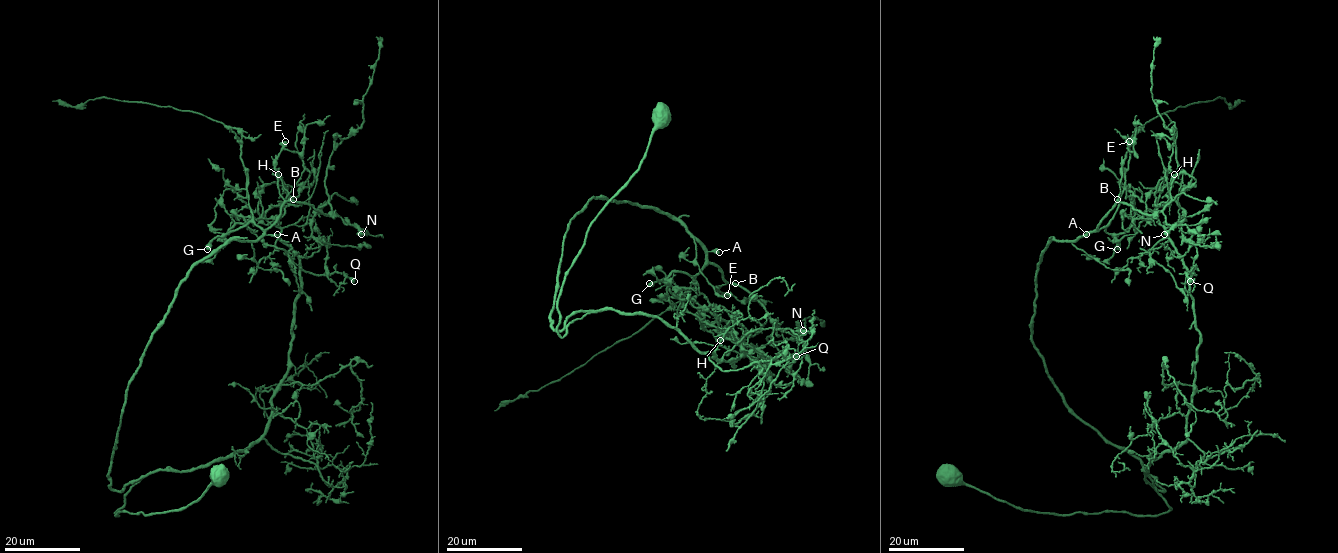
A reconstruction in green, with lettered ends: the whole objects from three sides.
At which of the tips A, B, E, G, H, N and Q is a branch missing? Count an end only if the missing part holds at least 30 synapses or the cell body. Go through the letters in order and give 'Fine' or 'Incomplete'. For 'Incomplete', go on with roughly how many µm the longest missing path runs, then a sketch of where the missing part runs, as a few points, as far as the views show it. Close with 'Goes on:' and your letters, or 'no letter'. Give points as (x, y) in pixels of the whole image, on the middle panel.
A: Fine
B: Fine
E: Fine
G: Fine
H: Fine
N: Fine
Q: Incomplete. Missing length about 25 µm. Course of what is missing: (796, 356), (809, 379), (818, 380), (823, 374), (816, 369), (805, 374)
Goes on: Q

